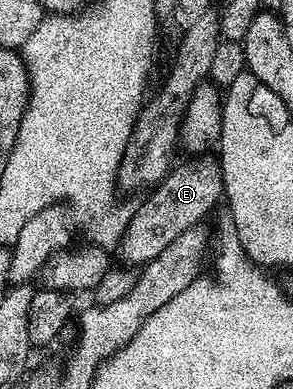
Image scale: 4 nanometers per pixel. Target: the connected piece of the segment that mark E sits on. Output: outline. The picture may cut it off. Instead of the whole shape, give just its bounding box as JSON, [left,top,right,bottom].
[118,155,224,267]

